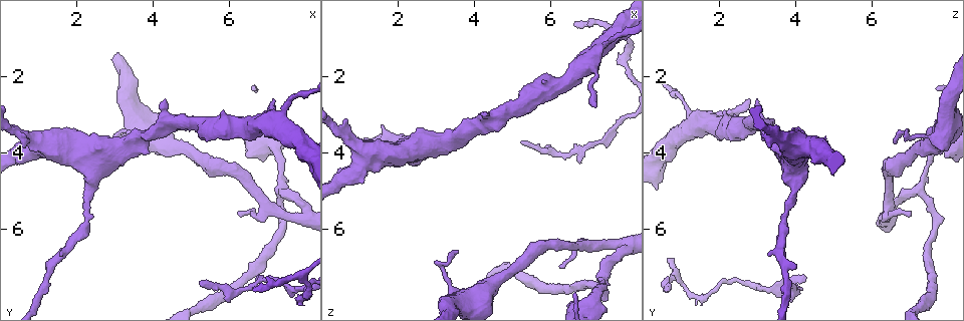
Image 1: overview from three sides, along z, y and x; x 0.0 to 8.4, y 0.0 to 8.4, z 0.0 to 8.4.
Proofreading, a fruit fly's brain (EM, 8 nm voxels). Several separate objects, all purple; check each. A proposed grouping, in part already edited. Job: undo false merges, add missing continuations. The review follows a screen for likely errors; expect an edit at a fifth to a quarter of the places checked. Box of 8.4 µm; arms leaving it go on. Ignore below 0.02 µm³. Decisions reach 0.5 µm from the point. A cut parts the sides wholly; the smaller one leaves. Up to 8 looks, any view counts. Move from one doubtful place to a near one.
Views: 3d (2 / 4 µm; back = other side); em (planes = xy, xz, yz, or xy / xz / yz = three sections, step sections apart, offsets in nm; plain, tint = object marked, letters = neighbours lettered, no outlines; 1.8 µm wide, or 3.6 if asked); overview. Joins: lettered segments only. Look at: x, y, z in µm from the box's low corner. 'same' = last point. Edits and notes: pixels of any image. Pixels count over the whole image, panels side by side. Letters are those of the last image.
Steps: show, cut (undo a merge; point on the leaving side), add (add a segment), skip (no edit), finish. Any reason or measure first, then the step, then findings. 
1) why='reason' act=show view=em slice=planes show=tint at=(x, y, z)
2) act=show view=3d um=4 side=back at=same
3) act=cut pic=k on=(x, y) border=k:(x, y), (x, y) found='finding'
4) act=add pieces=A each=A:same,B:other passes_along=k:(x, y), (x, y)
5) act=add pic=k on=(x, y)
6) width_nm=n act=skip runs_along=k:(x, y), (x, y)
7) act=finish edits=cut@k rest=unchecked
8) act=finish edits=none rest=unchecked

why='thick turns thin' act=show view=em um=3.6 slice=xz step=16 show=tint at=(7.15, 3.85, 7.65)

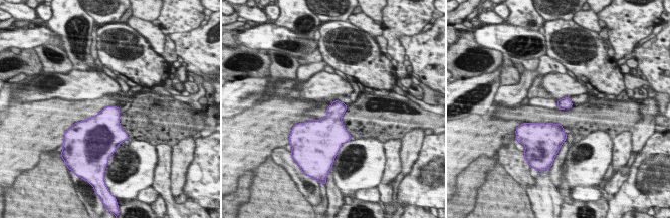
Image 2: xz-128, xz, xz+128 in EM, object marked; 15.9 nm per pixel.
why='another direction' act=show view=em um=3.6 slice=planes show=letters at=same

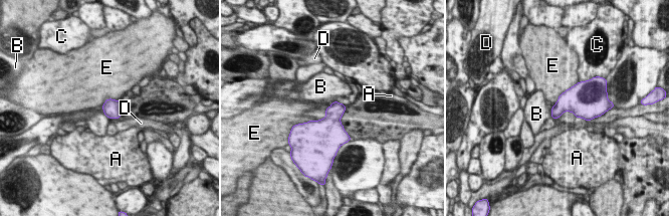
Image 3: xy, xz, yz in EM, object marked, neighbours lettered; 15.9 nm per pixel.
act=skip each=A:other,B:other,C:other,D:other,E:other border=3:(578, 82), (567, 88), (553, 105) found='one neuron here'

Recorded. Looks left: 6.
why='an open end' act=show view=em slice=planes show=letters at=(7.15, 2.65, 2.85)

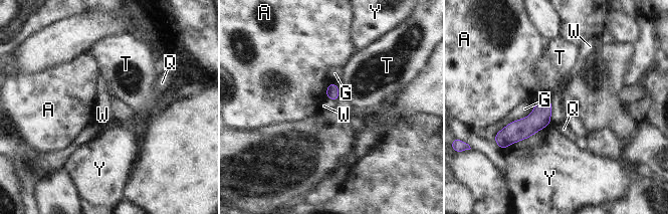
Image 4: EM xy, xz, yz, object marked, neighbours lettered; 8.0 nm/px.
width_nm=100 act=skip each=A:other,G:other,Q:other,T:other,W:other,Y:other border=4:(549, 97), (551, 105), (550, 123) found='no lettered segment goes on from it'

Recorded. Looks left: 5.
why='sharp bend' act=show view=3d um=4 at=(7.90, 7.80, 1.50)

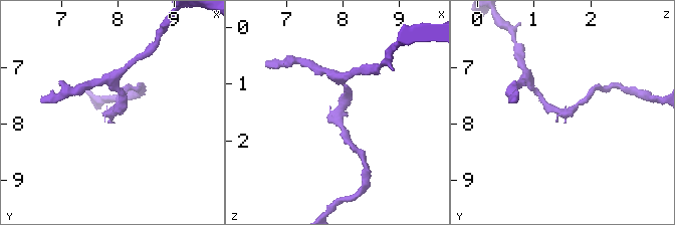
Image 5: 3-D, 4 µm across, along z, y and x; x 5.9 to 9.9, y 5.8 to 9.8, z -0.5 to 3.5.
why='shape alone is not enough' act=show view=em slice=planes show=letters at=(7.85, 7.80, 1.55)

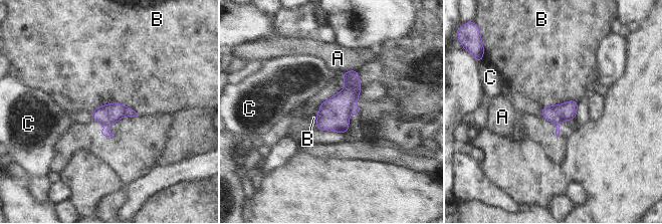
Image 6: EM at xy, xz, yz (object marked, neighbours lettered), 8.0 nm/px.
longest_contact=B:380nm act=skip each=A:other,B:other,C:other found='continuous, no second neuron'

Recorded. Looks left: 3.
act=finish edits=none rest=unchecked

